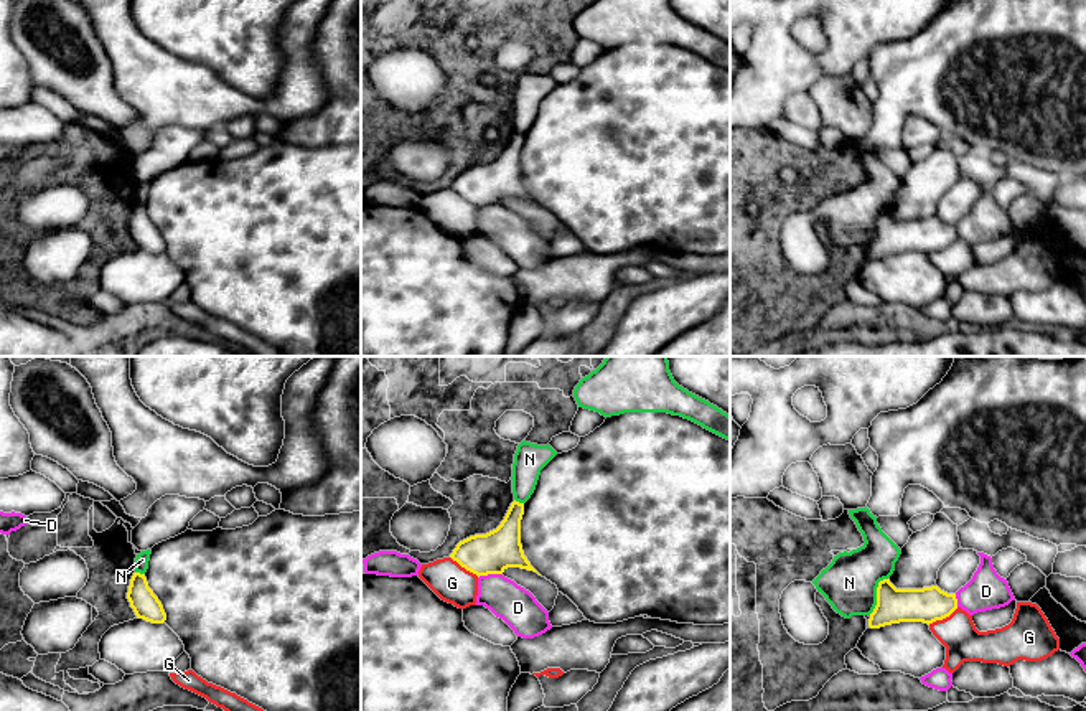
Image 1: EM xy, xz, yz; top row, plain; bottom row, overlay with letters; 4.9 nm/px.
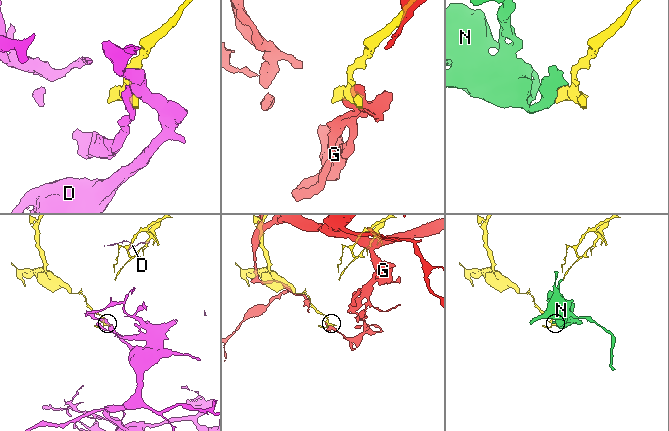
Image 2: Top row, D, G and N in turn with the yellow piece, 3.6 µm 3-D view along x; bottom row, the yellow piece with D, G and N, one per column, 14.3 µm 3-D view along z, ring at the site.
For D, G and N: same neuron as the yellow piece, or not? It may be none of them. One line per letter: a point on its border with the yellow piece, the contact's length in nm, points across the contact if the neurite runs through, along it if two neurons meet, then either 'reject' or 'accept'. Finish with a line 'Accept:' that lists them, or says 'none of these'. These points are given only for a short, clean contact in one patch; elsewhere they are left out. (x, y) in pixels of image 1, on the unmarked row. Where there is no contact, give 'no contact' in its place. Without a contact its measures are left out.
D: contact xz (490, 203); length 120 nm; reject
G: contact yz (943, 248); length 170 nm; reject
N: contact yz (877, 225); length 200 nm; border yz (887, 208), (879, 213), (877, 235), (869, 244); reject
Accept: none of these

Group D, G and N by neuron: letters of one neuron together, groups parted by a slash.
D / G / N

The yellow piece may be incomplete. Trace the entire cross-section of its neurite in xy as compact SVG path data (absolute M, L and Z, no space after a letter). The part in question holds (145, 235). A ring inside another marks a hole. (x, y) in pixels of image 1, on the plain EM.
M133 203L127 229L137 249L143 249L152 254L163 254L166 251L163 236L153 224L153 221L148 218L145 205Z

